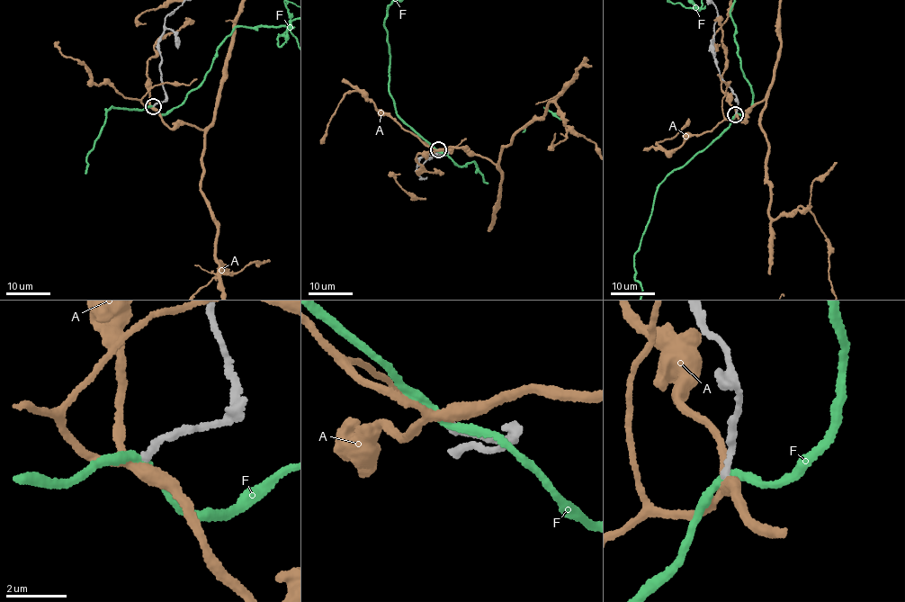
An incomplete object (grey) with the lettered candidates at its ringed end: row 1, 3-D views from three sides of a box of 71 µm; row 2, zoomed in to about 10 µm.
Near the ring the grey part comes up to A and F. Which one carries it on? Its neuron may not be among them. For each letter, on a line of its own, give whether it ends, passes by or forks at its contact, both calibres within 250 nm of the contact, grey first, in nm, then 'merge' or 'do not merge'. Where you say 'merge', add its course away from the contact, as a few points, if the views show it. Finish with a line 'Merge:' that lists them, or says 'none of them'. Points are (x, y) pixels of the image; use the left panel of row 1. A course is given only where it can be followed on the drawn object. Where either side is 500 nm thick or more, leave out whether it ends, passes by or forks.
A: it forks | 200/360 nm | do not merge
F: it passes by | 220/260 nm | do not merge
Merge: none of them

